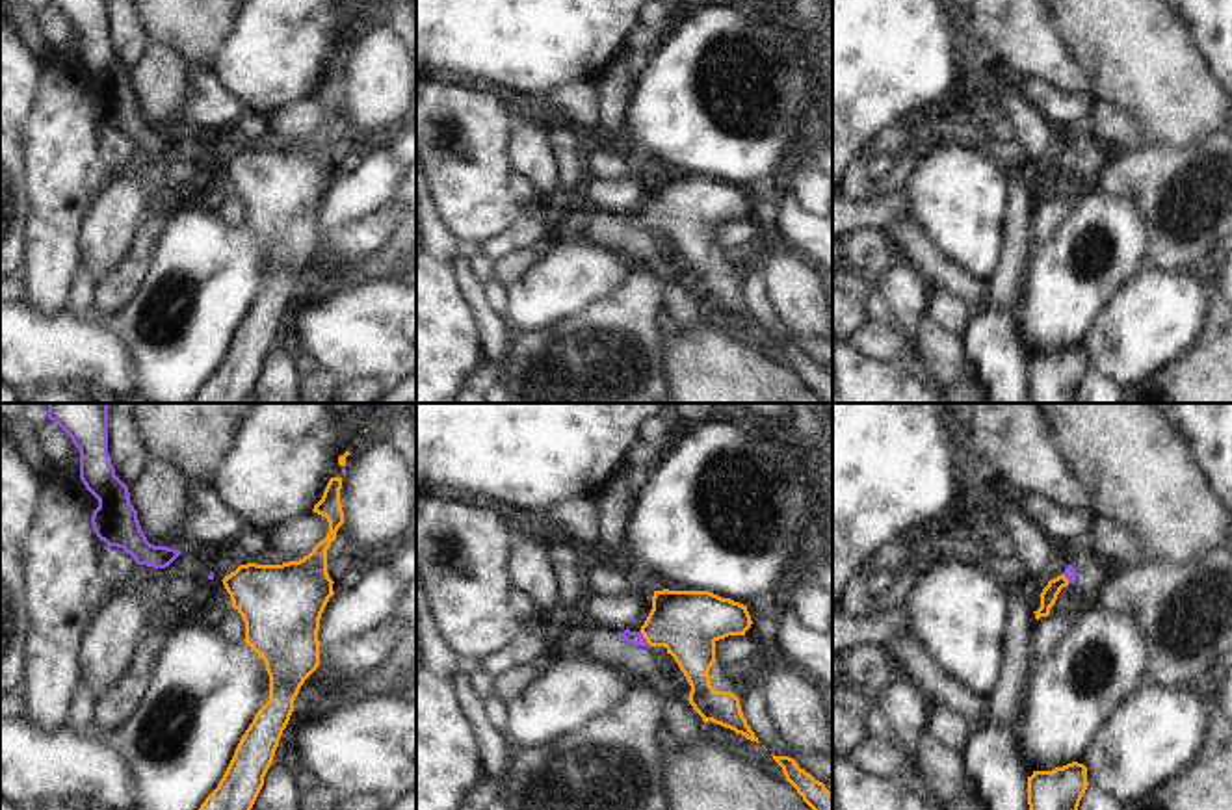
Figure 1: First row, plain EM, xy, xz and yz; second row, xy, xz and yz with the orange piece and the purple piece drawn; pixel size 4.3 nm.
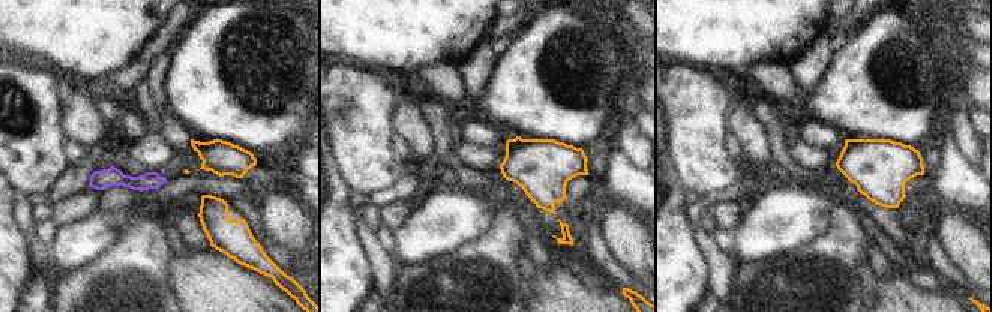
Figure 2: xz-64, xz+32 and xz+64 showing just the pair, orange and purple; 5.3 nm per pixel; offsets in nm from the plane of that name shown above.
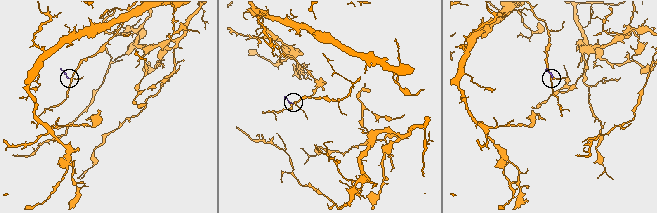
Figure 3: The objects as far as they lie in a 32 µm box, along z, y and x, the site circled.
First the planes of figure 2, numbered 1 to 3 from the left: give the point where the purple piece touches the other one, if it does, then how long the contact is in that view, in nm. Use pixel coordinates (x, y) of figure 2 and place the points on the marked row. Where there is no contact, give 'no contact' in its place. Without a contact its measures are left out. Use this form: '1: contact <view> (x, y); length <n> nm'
1: no contact
2: no contact
3: no contact

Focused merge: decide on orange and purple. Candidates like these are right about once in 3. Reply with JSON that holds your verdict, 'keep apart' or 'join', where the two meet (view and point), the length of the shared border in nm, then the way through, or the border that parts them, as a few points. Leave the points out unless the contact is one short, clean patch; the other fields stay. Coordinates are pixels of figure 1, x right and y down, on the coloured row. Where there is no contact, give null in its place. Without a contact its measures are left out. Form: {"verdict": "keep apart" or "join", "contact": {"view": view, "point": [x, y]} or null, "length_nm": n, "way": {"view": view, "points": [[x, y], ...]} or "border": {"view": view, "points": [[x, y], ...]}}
{"verdict": "join", "contact": {"view": "xz", "point": [643, 636]}, "length_nm": 90, "way": {"view": "xz", "points": [[688, 623], [669, 623], [643, 636], [634, 638]]}}

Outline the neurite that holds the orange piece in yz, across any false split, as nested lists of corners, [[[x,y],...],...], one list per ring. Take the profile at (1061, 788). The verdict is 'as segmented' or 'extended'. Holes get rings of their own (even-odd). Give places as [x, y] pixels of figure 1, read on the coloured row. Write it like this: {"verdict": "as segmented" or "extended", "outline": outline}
{"verdict": "as segmented", "outline": [[[1078,762],[1052,771],[1033,771],[1028,777],[1029,810],[1078,810],[1087,786],[1087,767]]]}

